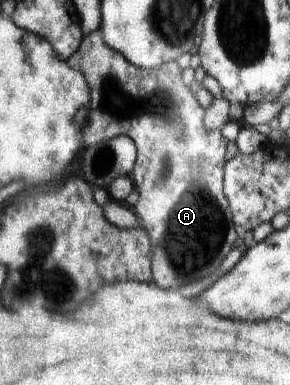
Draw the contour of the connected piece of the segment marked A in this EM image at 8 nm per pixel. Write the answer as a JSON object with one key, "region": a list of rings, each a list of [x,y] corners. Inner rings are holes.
{"region":[[[100,30],[86,34],[80,49],[66,63],[73,70],[83,72],[89,86],[85,144],[91,146],[121,135],[131,138],[135,144],[136,161],[129,177],[139,192],[139,200],[135,204],[137,219],[147,231],[153,246],[153,282],[165,289],[177,289],[182,284],[196,280],[217,278],[218,268],[237,238],[223,190],[228,141],[219,131],[205,130],[204,109],[196,94],[183,83],[182,69],[176,61],[165,62],[165,65],[151,70],[135,67],[105,44]]]}

